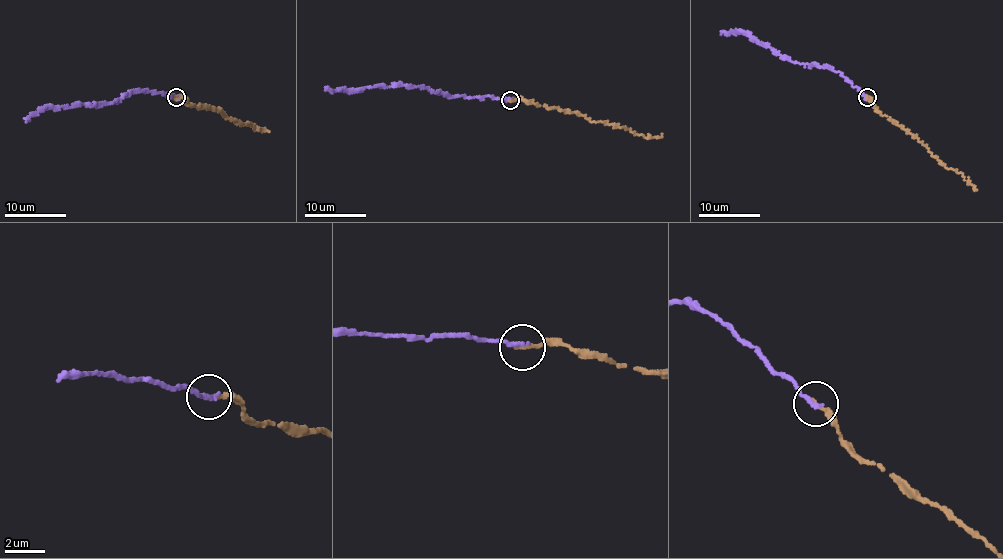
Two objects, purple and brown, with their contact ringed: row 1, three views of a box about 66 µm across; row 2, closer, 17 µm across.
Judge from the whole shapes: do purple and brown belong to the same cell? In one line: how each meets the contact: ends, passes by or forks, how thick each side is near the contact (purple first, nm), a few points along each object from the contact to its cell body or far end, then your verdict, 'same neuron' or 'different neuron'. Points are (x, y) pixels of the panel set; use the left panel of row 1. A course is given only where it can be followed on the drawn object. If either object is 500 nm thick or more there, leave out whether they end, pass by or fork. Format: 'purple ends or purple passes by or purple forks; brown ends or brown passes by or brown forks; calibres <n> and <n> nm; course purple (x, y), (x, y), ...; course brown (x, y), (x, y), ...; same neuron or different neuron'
purple ends; brown ends; calibres 320 and 200 nm; course purple (176, 97), (133, 91), (109, 103), (43, 109), (30, 114), (25, 121); course brown (176, 97), (182, 97), (189, 104), (219, 109), (232, 120), (268, 132); same neuron

